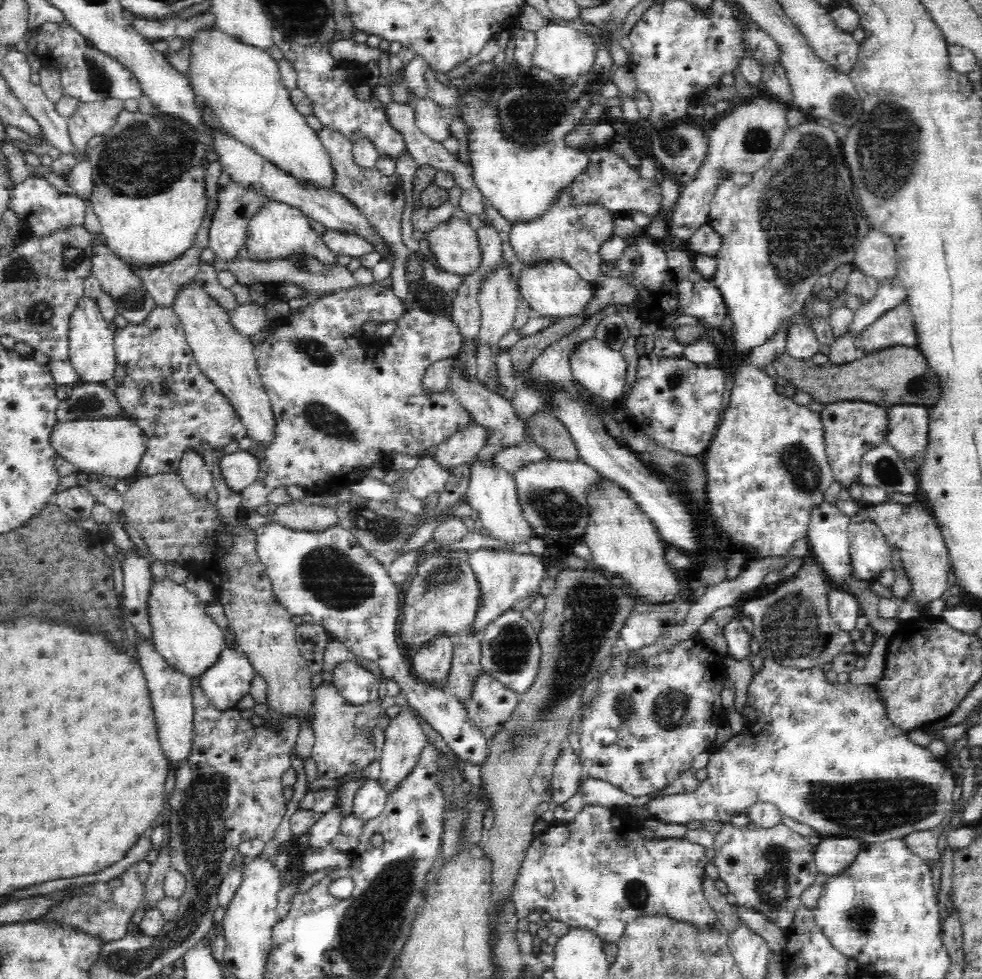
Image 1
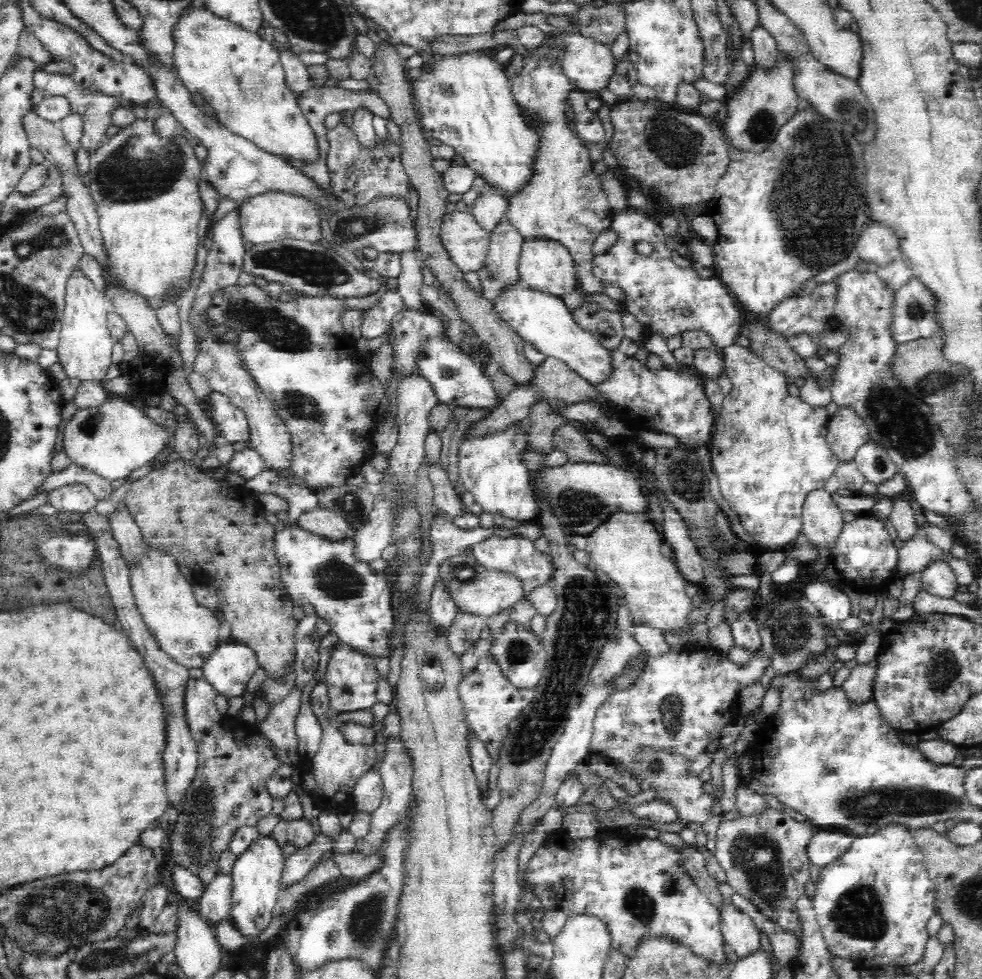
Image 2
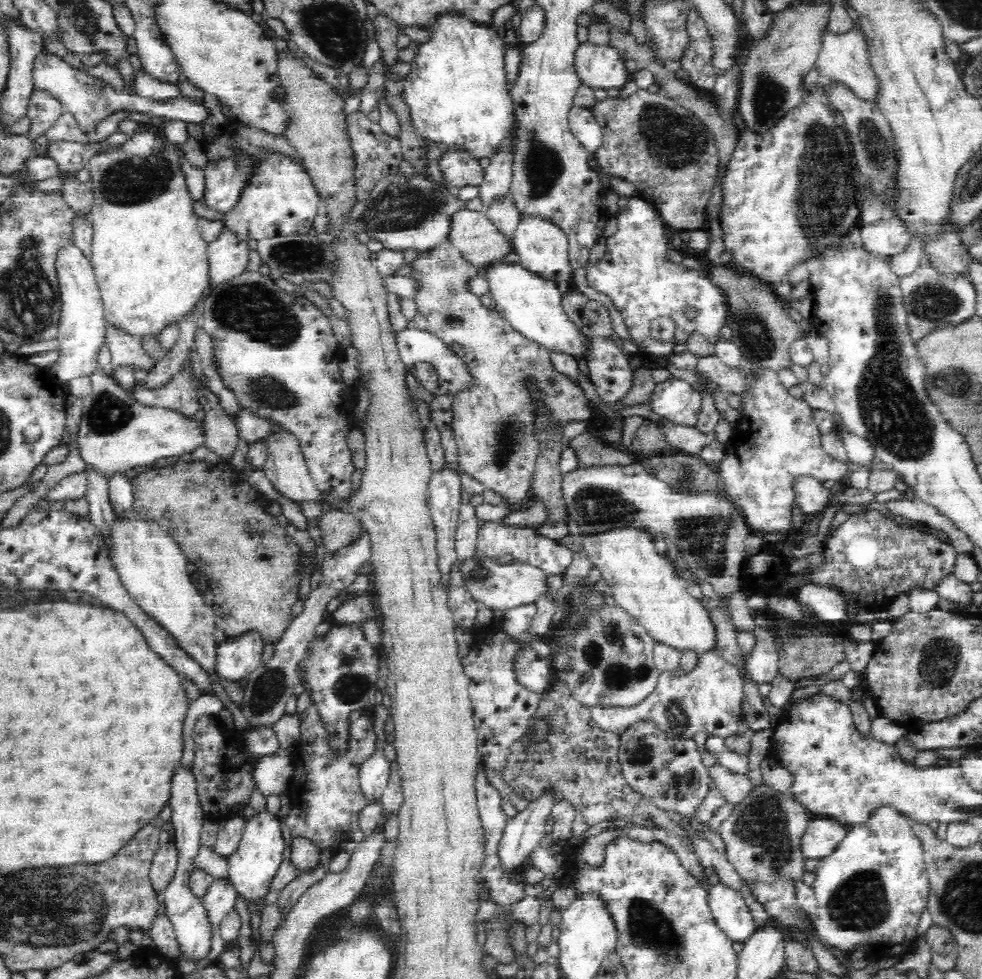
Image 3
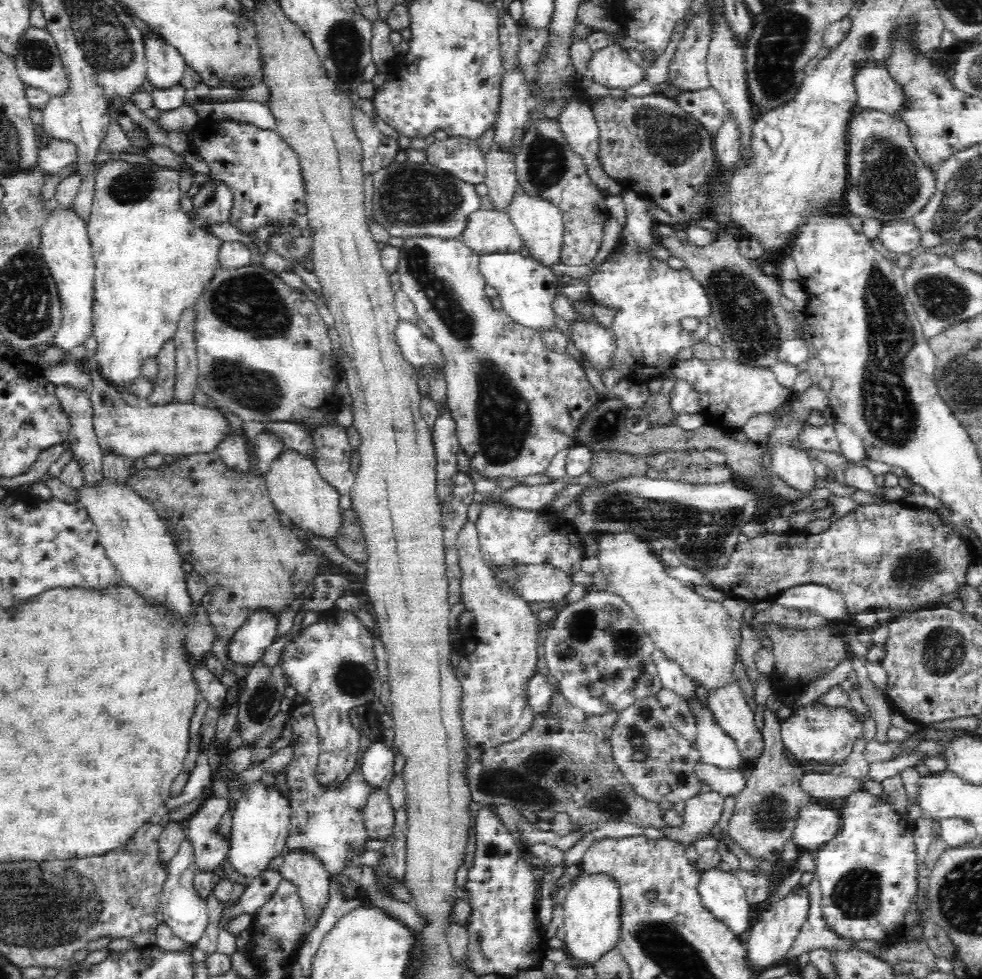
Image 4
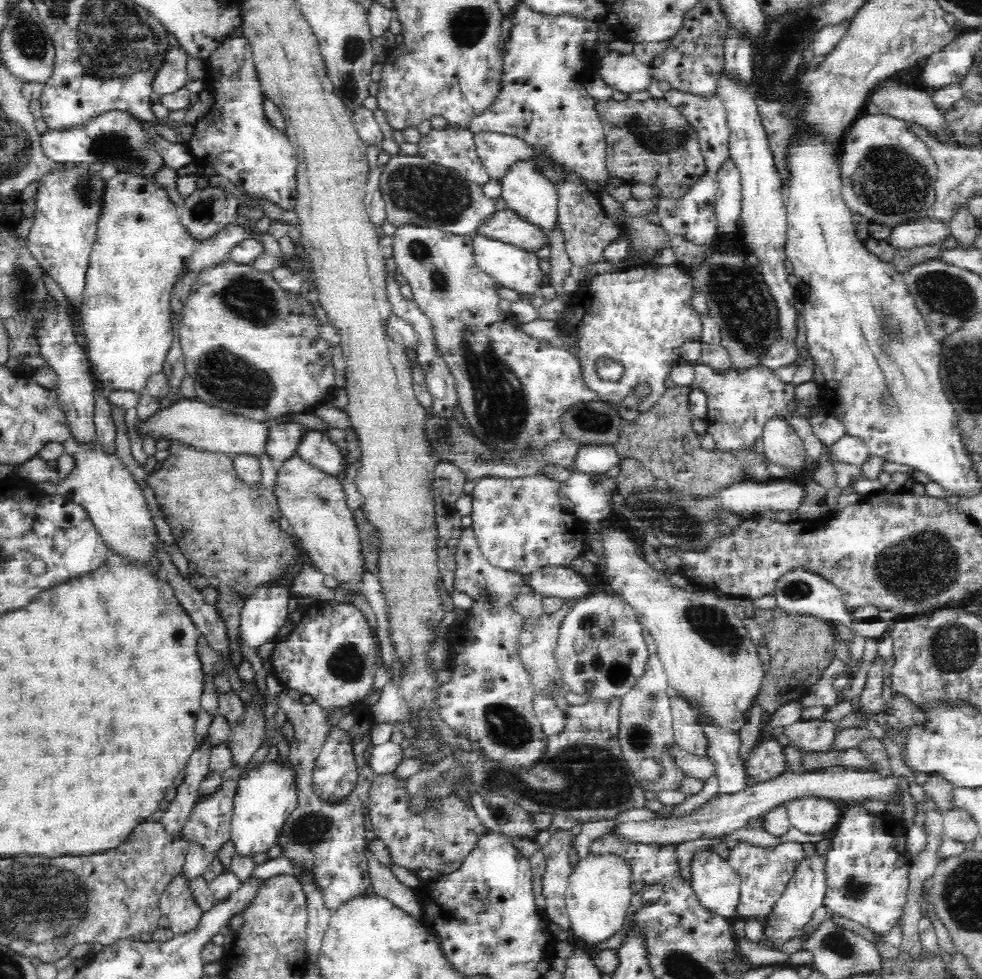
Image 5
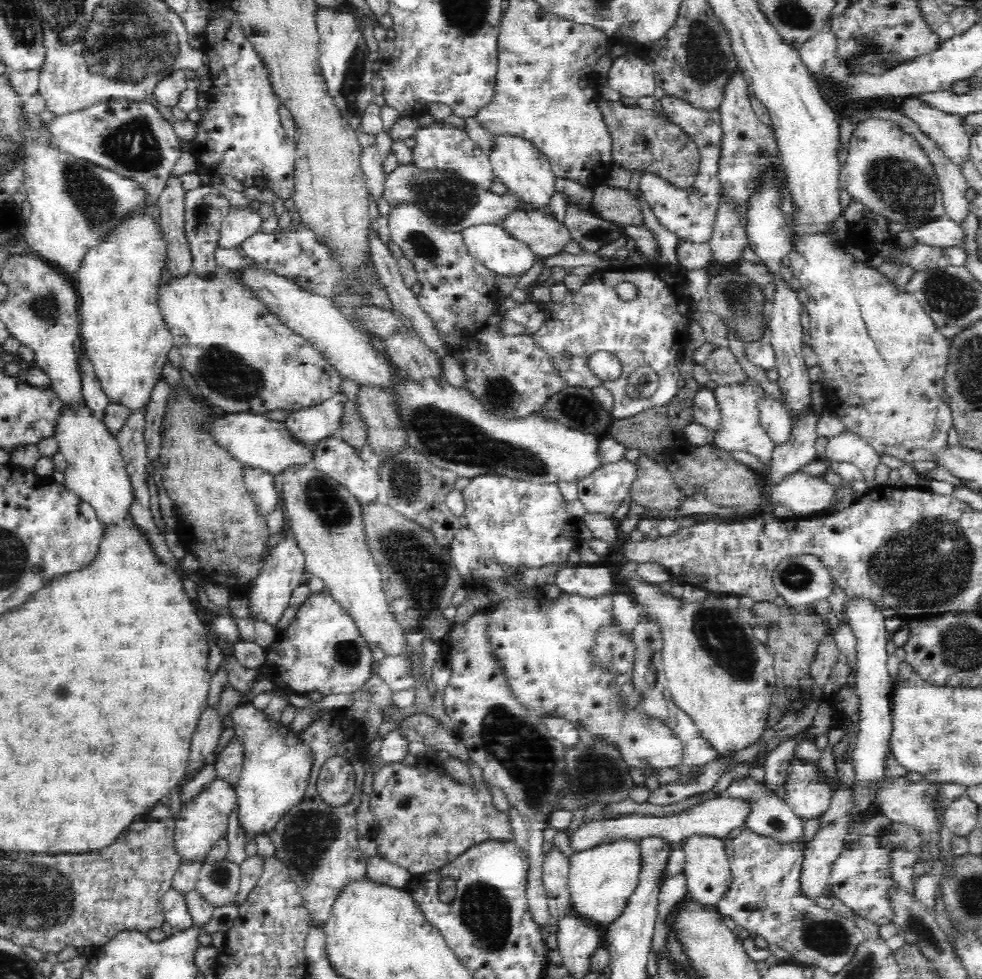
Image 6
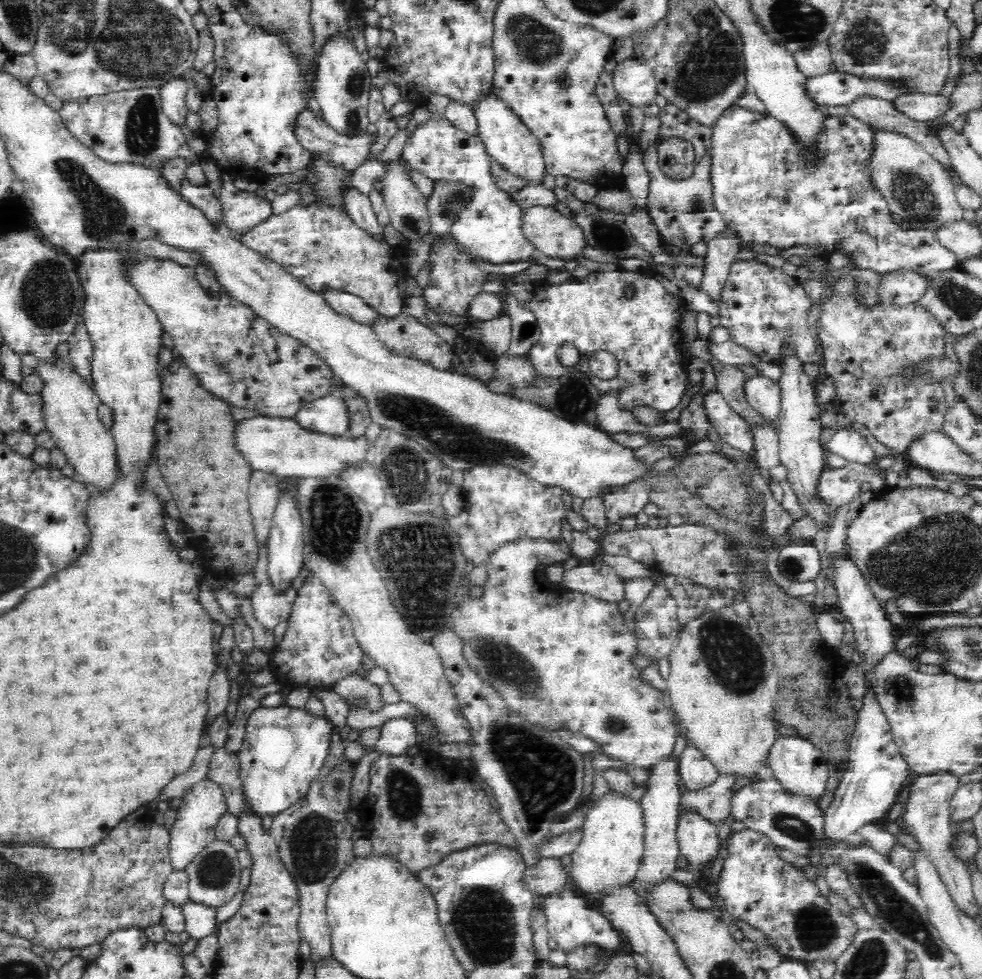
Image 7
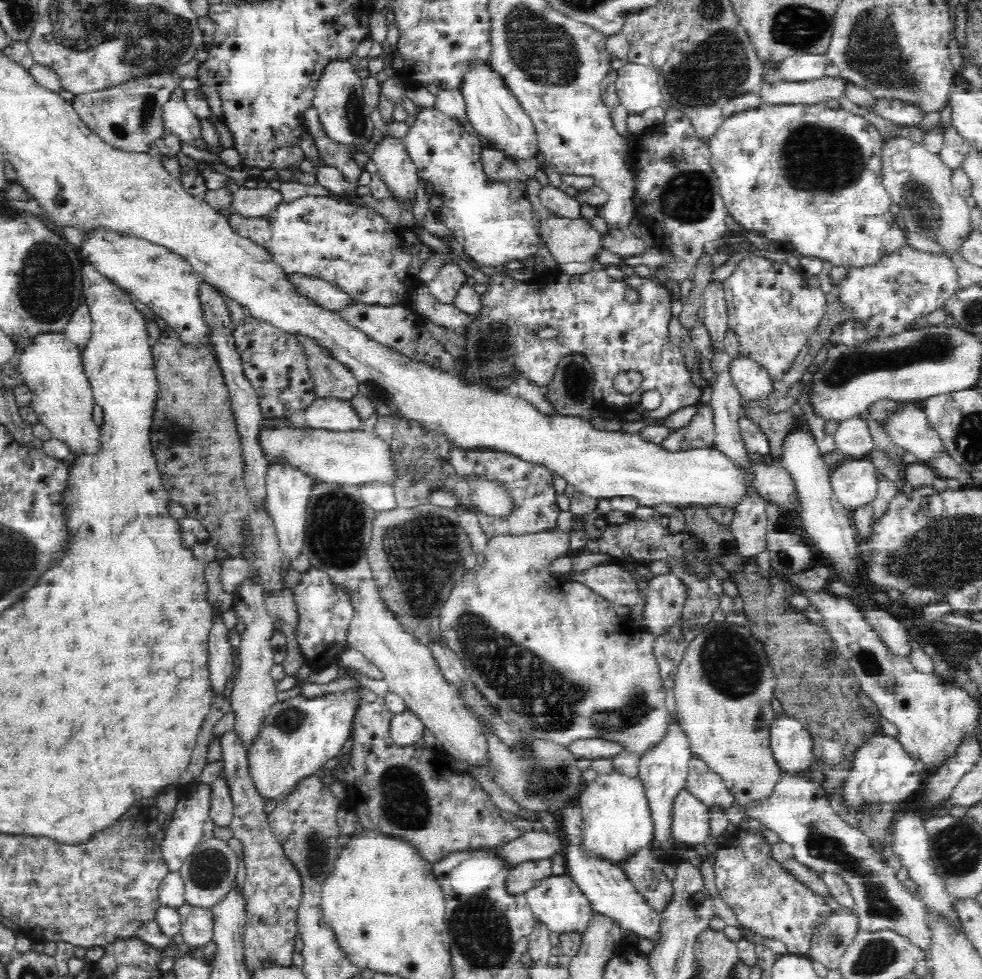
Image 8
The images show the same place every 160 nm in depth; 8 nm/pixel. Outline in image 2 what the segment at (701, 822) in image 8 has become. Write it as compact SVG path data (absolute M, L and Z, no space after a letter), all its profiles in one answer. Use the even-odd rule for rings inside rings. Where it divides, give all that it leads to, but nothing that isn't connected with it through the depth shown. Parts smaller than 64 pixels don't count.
M730 902L722 903L718 909L724 940L731 946L738 958L760 947L761 930L748 913L742 912Z

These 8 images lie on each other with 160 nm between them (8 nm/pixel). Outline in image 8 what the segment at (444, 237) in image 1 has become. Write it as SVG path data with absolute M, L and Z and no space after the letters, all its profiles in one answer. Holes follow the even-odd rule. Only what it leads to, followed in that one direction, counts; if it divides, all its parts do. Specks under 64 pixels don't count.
M531 184L527 188L528 199L532 200L538 215L540 215L540 238L552 255L557 264L568 264L568 262L578 262L578 264L586 264L586 262L598 262L600 252L604 250L602 245L602 234L598 233L596 228L590 225L585 219L566 219L560 218L552 214L547 208L543 207L542 201L539 200L539 187L536 184Z

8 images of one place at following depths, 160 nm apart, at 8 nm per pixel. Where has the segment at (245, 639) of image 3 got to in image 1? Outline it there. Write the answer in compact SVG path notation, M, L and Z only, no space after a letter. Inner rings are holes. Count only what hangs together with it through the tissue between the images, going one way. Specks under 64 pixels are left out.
M225 646L216 662L199 676L200 686L218 709L234 710L238 700L249 693L255 674L246 653Z

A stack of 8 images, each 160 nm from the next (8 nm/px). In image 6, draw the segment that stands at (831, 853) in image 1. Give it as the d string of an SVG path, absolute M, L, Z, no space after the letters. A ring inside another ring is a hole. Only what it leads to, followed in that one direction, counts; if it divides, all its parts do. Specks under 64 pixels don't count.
M796 753L786 766L783 784L785 799L798 817L804 820L820 818L829 808L834 793L818 764L812 759L800 759Z

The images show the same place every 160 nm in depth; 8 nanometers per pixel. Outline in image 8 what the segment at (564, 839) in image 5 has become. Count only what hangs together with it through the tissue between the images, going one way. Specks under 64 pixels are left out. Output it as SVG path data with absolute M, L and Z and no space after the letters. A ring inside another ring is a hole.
M550 858L521 862L508 869L505 887L508 894L523 894L536 885L540 879L550 875L552 875L552 860Z

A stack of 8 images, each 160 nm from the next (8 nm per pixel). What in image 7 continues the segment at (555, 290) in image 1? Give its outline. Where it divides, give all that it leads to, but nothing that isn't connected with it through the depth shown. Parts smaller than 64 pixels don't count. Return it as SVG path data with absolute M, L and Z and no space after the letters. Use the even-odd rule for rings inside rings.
M491 90L479 93L473 100L471 109L477 120L478 137L483 141L489 157L494 157L510 172L528 179L530 184L540 185L545 173L545 162L540 142L528 125L508 107L502 97L496 96Z

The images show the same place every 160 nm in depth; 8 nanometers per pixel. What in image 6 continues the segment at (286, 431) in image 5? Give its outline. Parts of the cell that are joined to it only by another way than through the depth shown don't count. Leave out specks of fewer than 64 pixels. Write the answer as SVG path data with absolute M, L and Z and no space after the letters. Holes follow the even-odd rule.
M338 393L320 404L292 411L285 419L286 427L298 437L298 441L317 445L340 432L346 401L347 398Z

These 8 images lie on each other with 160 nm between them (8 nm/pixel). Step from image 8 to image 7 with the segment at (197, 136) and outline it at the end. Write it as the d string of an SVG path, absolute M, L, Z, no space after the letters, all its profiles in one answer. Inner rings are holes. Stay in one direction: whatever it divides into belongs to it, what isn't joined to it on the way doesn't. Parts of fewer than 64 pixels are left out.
M183 78L169 81L160 90L164 114L178 127L186 124L189 112L185 103L187 90L187 82Z

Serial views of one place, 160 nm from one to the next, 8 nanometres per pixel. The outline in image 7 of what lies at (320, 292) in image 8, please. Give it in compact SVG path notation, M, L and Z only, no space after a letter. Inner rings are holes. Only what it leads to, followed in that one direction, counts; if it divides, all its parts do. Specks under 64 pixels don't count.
M322 290L320 294L336 314L351 318L360 324L368 325L378 316L373 308L364 304L364 301L354 294L340 290Z

